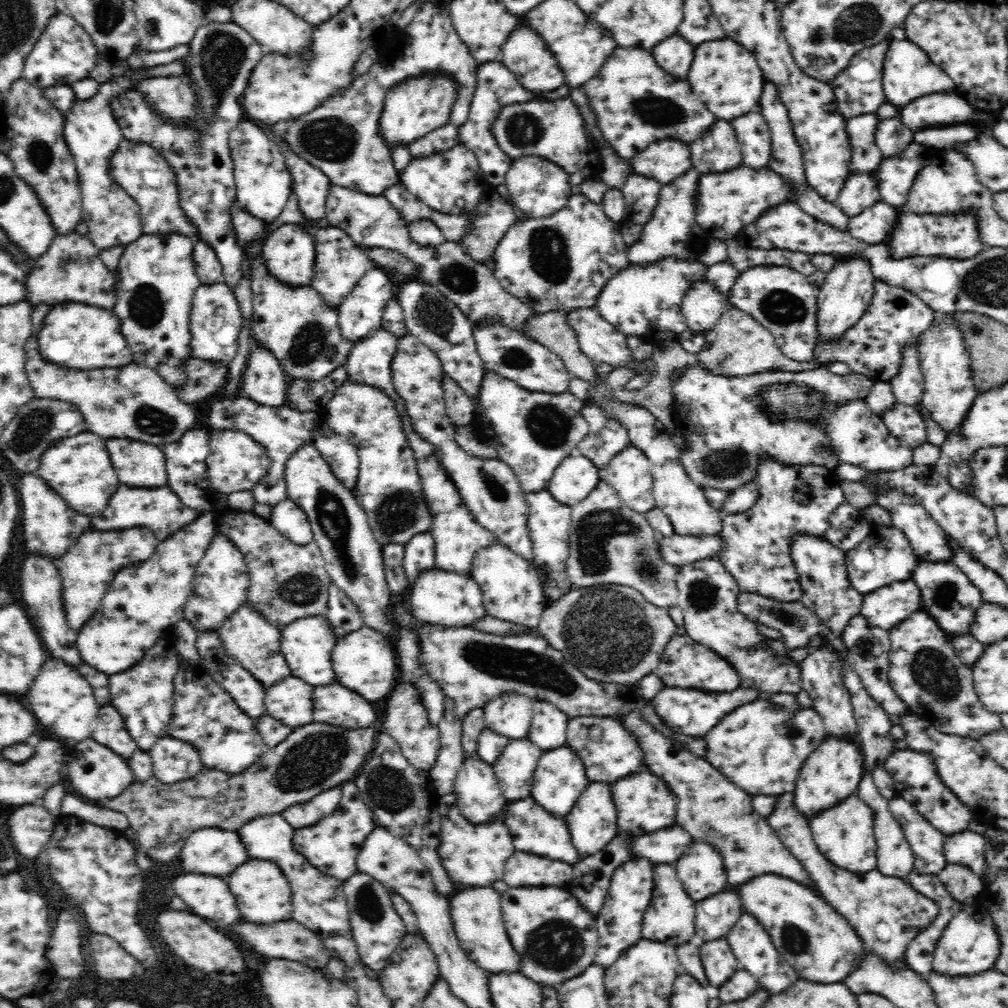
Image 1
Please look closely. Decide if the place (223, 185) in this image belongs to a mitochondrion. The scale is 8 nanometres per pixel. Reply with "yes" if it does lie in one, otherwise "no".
no

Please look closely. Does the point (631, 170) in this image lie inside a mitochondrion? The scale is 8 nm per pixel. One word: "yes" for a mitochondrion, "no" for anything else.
no

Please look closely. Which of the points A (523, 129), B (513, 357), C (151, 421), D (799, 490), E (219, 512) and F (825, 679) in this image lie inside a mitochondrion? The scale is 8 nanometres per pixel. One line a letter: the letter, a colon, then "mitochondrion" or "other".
A: mitochondrion
B: mitochondrion
C: mitochondrion
D: mitochondrion
E: other
F: mitochondrion

